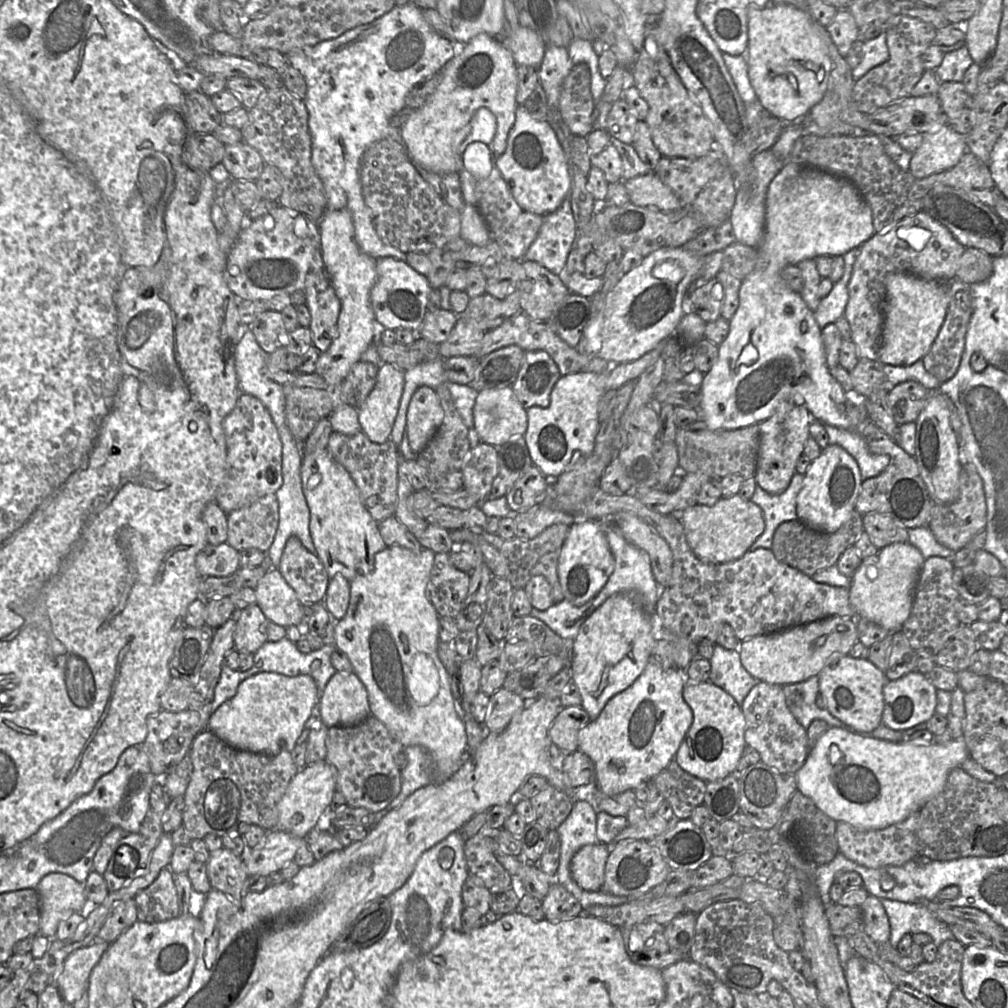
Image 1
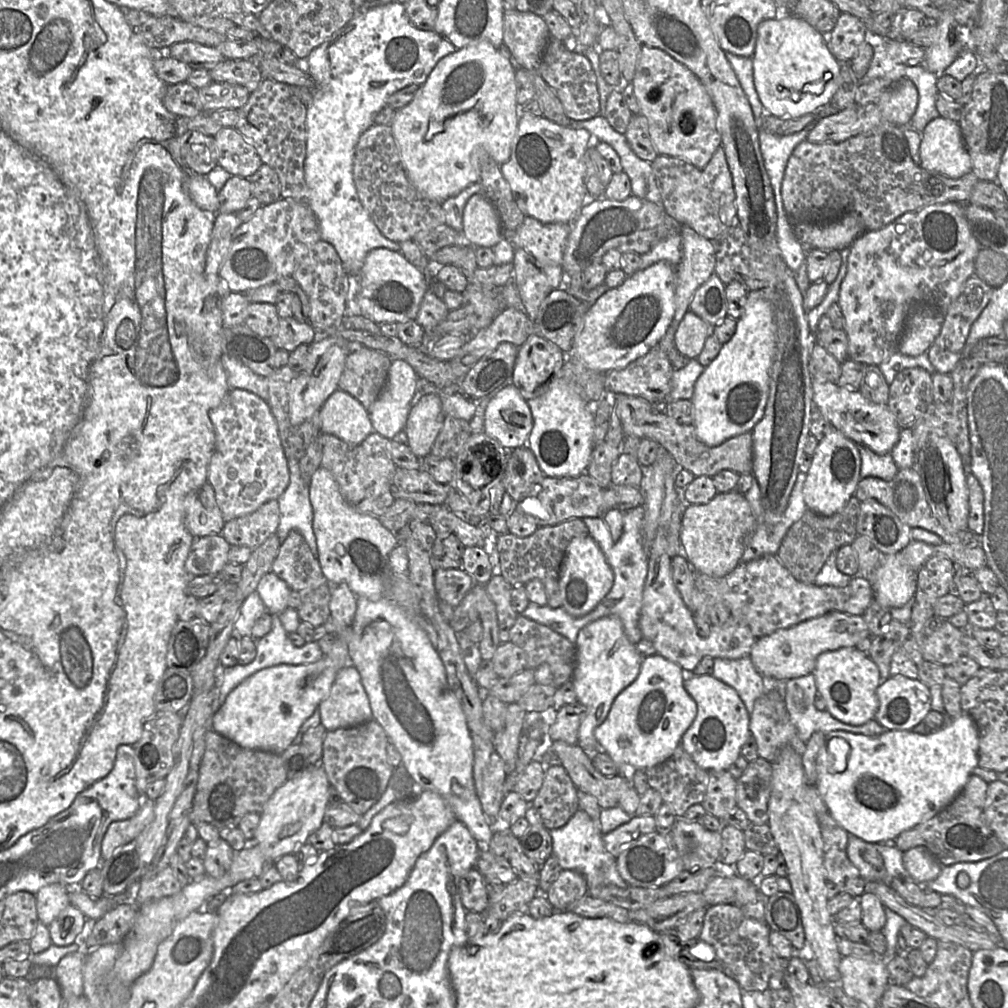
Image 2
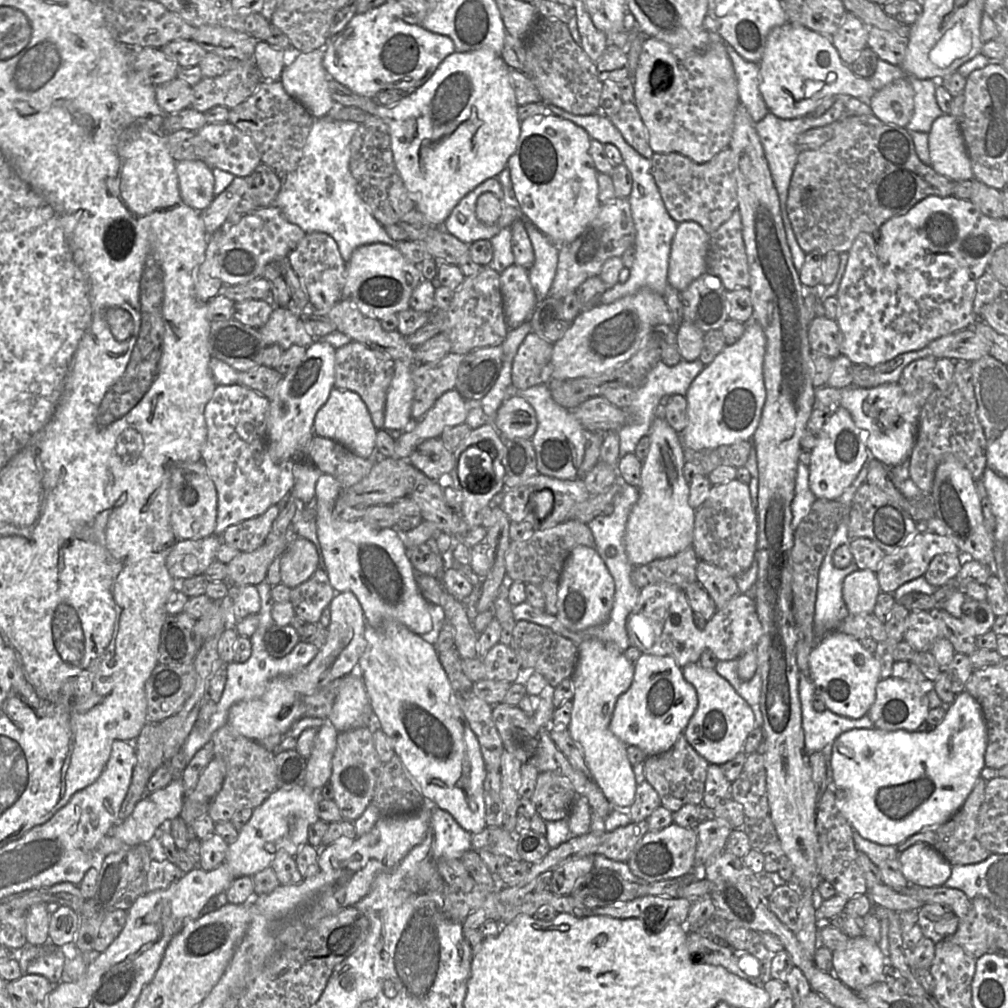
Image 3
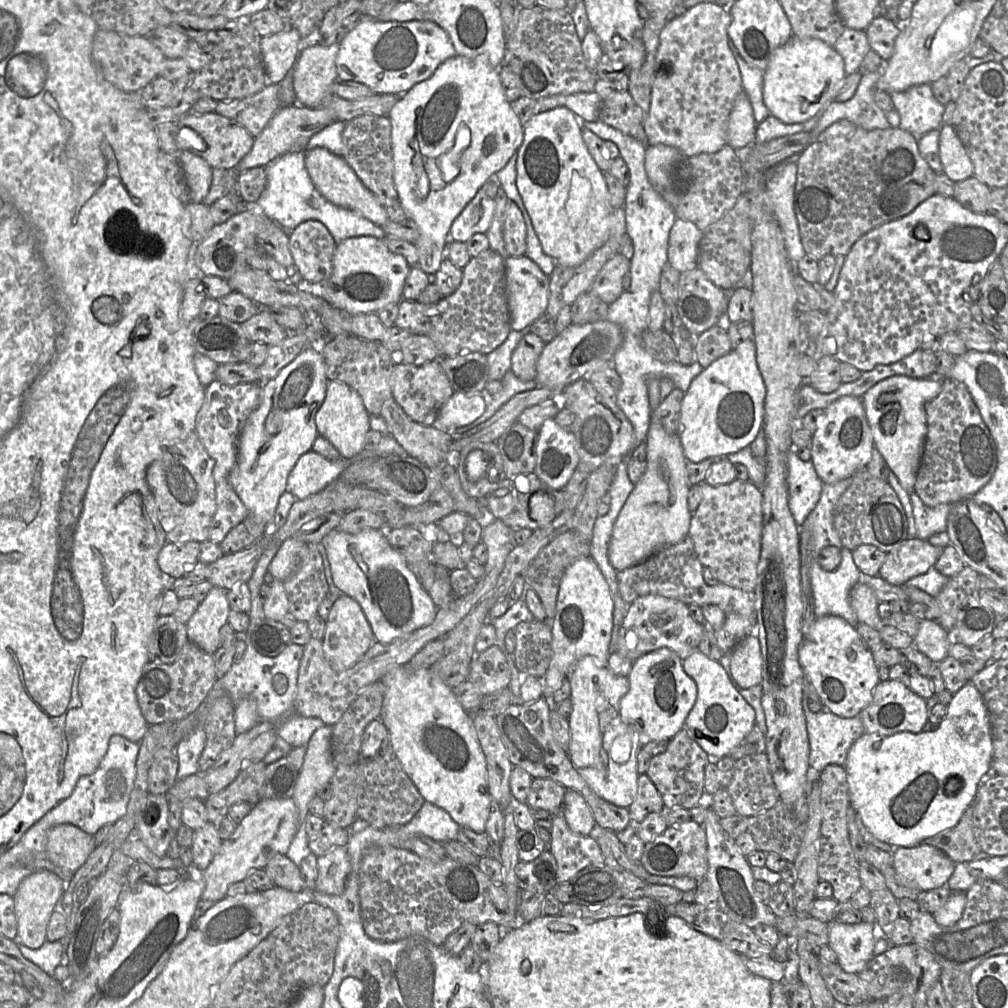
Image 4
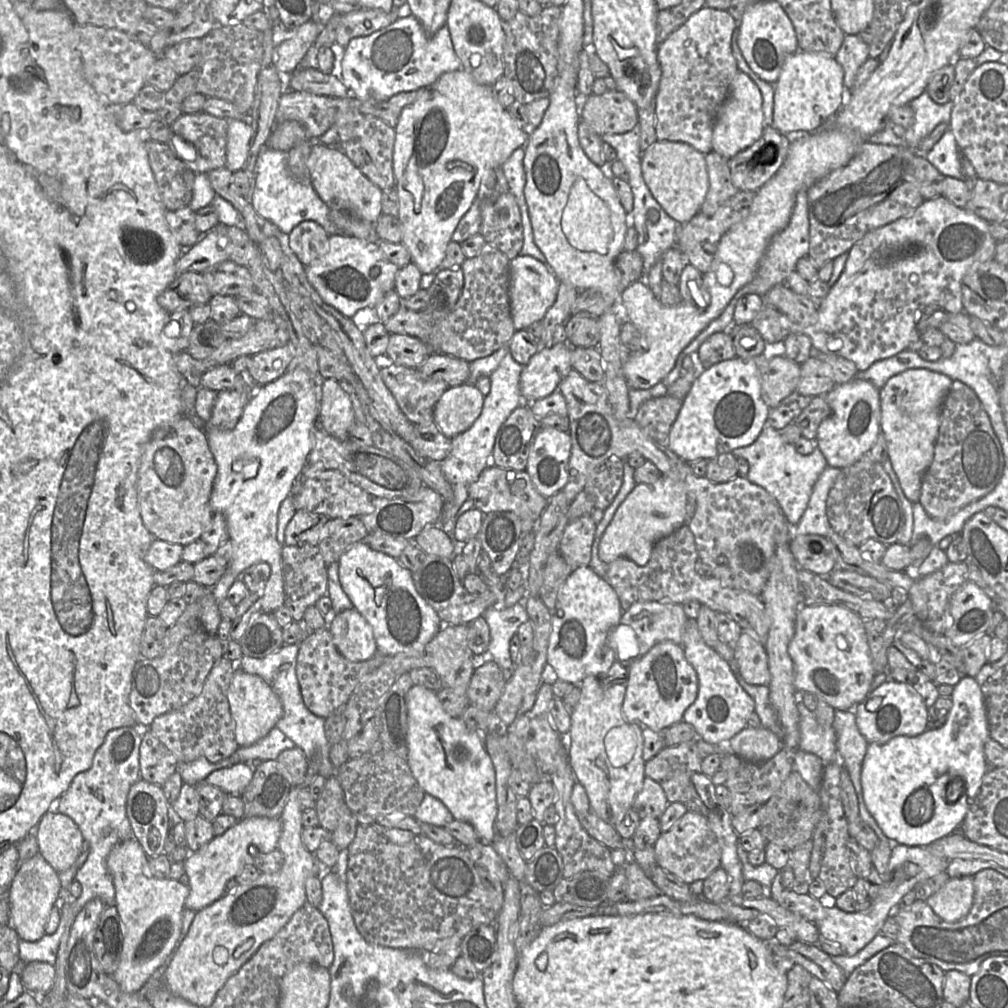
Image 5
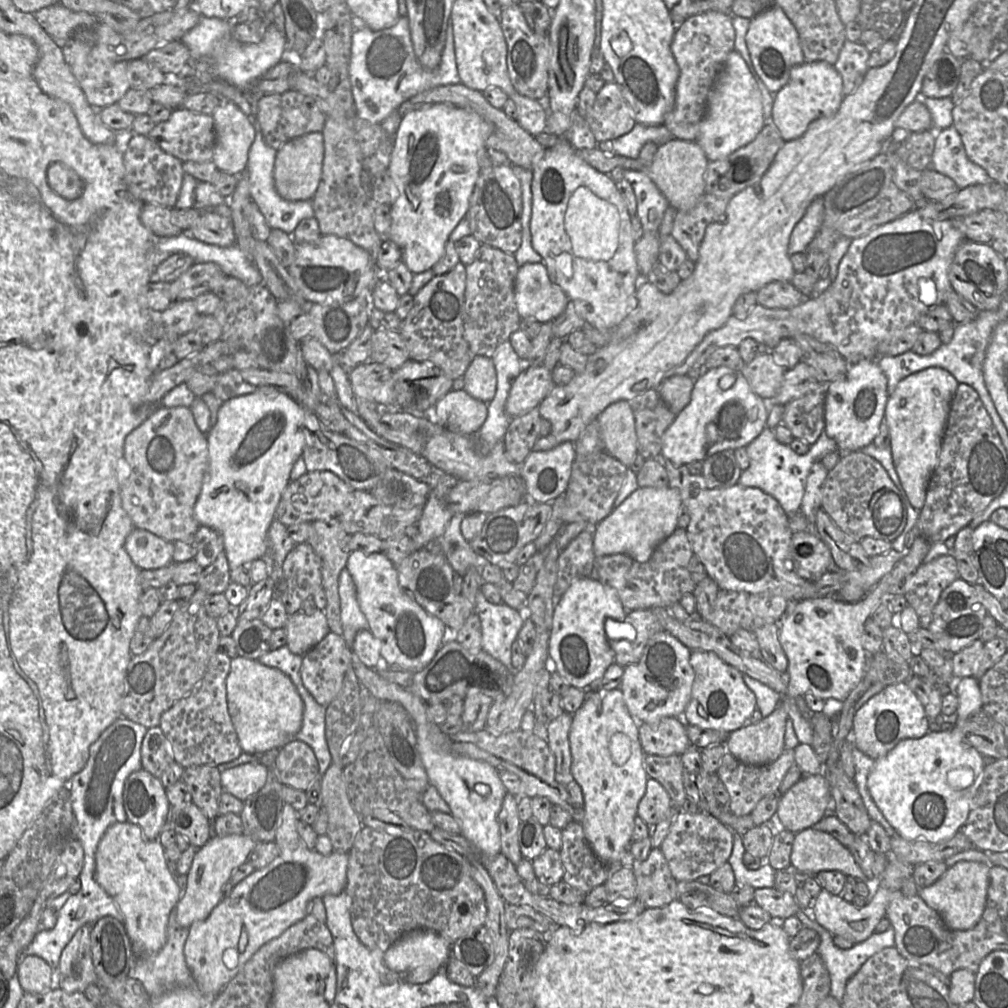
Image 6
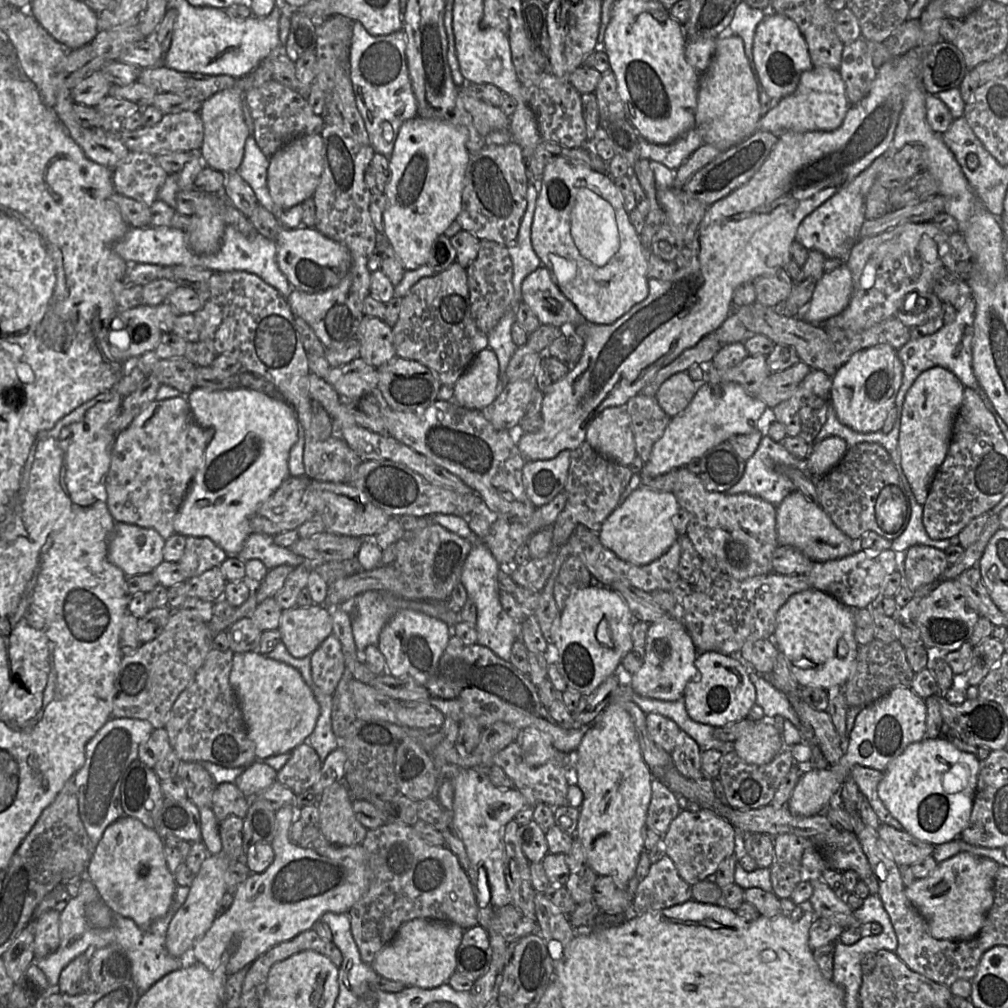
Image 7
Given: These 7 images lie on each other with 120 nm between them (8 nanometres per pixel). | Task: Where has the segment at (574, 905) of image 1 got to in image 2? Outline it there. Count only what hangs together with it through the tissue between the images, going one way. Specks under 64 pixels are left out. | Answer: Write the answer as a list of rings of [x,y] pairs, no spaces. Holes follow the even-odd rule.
[[[561,869],[557,879],[552,883],[545,897],[555,909],[555,912],[566,912],[576,900],[588,893],[585,877],[575,870]]]

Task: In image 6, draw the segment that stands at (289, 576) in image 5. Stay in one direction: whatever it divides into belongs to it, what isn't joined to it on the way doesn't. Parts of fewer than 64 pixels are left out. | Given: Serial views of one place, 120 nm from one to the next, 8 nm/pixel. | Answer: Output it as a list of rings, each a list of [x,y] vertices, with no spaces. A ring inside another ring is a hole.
[[[307,543],[296,544],[286,556],[281,579],[275,588],[275,598],[283,604],[286,613],[290,616],[300,611],[301,603],[308,597],[312,597],[315,591],[322,586],[322,574],[320,559],[312,547]]]

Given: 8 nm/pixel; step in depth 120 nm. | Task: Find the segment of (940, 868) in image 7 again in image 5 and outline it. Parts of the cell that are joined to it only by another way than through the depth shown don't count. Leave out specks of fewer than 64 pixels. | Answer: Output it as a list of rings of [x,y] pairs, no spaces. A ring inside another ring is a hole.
[[[973,876],[949,878],[926,902],[946,922],[956,922],[969,913],[974,898]]]

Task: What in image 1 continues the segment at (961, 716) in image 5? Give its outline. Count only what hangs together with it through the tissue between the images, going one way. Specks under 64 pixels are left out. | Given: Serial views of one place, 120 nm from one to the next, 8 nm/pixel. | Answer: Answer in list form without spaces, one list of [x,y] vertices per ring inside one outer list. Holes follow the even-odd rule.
[[[829,727],[819,738],[817,743],[809,750],[805,762],[795,773],[797,790],[805,796],[811,798],[816,806],[835,821],[844,821],[862,831],[871,831],[887,828],[893,824],[899,823],[911,814],[918,812],[922,806],[931,798],[939,794],[948,779],[948,775],[955,767],[960,767],[963,761],[969,757],[968,748],[964,737],[955,738],[946,743],[932,742],[928,745],[919,745],[910,741],[891,742],[888,740],[865,737],[842,727]]]

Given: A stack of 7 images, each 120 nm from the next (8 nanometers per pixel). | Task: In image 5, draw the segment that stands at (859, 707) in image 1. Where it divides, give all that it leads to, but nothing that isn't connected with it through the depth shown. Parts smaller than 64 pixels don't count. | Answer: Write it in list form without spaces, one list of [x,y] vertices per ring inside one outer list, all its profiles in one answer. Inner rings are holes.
[[[801,605],[788,653],[793,661],[798,692],[813,693],[841,711],[853,710],[870,693],[876,674],[864,619],[847,607]]]

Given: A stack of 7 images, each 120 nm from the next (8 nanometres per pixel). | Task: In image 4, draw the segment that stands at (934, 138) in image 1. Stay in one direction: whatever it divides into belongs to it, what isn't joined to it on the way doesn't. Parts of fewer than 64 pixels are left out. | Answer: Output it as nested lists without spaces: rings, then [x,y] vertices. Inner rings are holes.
[[[942,125],[939,131],[939,154],[943,173],[955,183],[972,177],[973,163],[953,125]]]

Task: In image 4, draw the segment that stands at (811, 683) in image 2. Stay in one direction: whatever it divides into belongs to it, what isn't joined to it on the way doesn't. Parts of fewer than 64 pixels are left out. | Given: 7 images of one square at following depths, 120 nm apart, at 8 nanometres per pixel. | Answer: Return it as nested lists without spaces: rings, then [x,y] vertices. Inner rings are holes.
[[[802,695],[802,708],[806,719],[806,729],[809,740],[809,766],[821,772],[829,764],[844,766],[848,751],[853,743],[865,733],[861,717],[842,718],[829,711],[812,712],[808,707],[808,696]]]

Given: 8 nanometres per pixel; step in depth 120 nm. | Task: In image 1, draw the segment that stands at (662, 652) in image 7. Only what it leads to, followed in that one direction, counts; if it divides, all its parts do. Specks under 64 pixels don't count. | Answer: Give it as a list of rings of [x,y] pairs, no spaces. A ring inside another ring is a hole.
[[[650,658],[642,674],[623,692],[612,697],[599,717],[578,733],[578,751],[586,754],[595,765],[597,788],[606,795],[634,790],[661,772],[671,760],[693,722],[693,712],[683,698],[684,683],[678,669],[664,669],[658,659]]]

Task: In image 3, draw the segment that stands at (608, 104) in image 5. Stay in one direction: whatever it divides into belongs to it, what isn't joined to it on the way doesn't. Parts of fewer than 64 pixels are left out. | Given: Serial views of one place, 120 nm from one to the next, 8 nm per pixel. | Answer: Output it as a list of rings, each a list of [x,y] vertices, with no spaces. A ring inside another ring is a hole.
[[[623,103],[620,110],[609,119],[630,146],[643,157],[652,158],[654,152],[649,145],[647,130],[635,103]]]

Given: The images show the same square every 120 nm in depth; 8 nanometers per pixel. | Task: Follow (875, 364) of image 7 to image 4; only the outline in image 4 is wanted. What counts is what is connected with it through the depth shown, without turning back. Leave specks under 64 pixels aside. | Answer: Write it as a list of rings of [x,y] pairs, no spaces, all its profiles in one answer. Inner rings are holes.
[[[843,396],[825,409],[823,419],[812,436],[810,460],[823,484],[831,484],[866,469],[873,448],[873,435],[861,398]]]

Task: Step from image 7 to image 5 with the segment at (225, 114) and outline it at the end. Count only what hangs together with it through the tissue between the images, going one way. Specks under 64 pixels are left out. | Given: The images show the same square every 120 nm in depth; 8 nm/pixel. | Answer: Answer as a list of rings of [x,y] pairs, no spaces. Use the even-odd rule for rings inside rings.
[[[227,119],[226,165],[232,173],[242,170],[247,160],[252,137],[250,121]]]

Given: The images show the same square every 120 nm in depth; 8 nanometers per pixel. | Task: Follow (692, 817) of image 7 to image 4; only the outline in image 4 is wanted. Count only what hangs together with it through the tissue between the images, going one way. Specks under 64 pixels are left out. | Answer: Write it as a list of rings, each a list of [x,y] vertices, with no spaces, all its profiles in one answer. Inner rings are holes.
[[[690,819],[667,827],[651,842],[645,844],[640,863],[652,875],[688,876],[701,881],[708,870],[707,839],[704,827]]]

